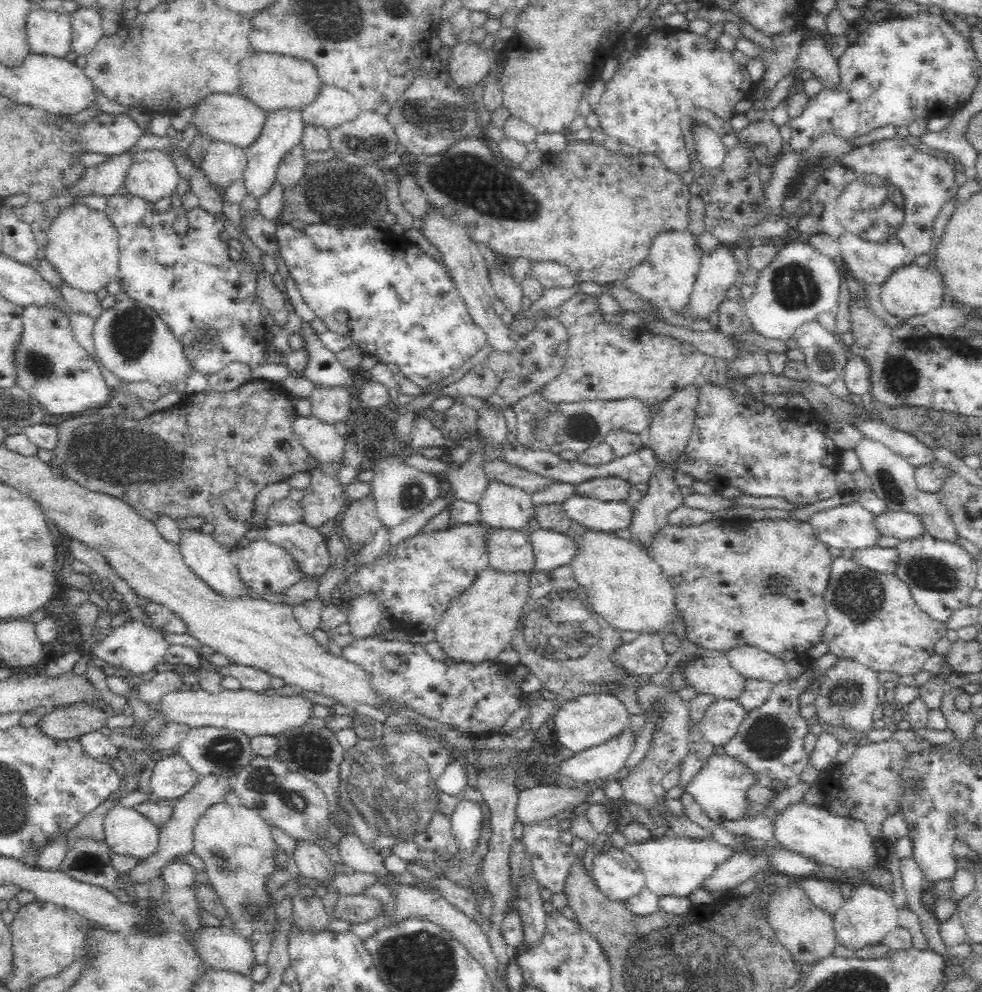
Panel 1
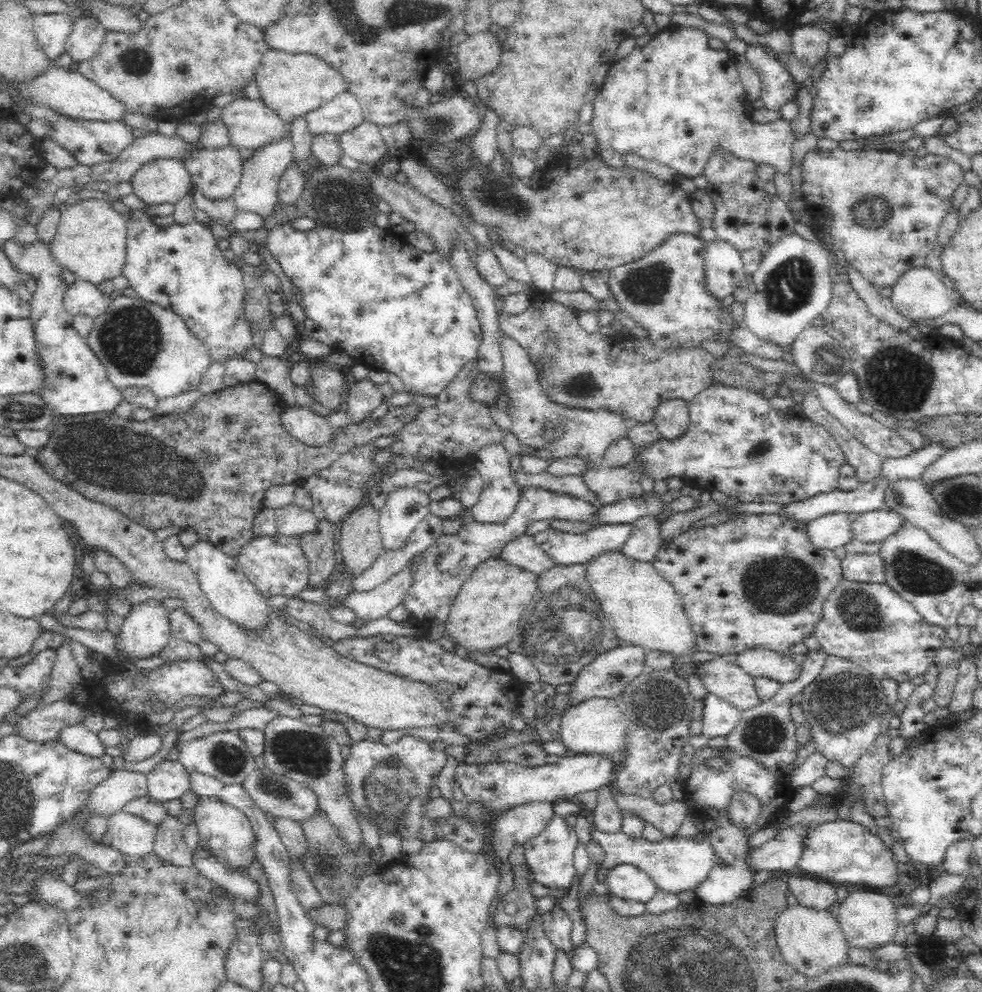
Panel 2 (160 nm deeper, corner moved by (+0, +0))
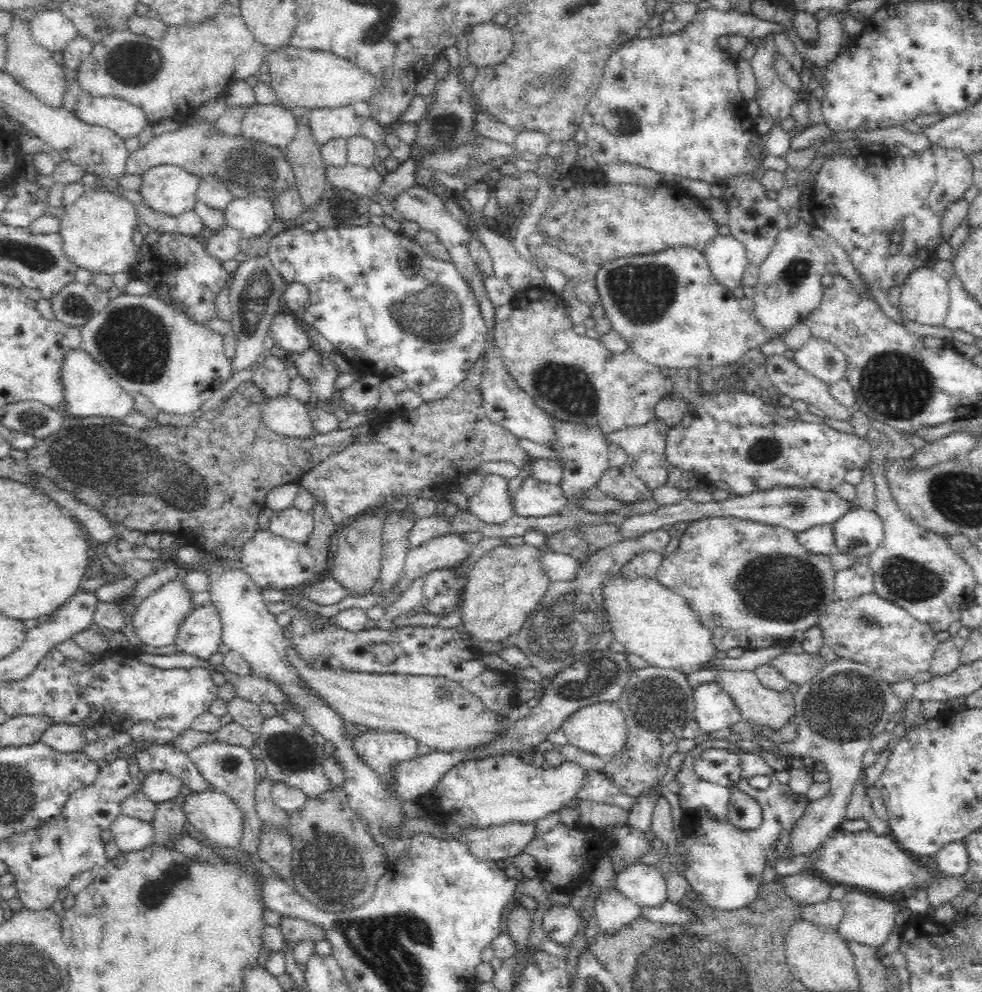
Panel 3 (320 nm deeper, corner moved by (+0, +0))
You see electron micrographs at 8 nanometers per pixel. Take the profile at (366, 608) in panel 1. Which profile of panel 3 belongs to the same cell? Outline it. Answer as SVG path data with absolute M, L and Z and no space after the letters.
M458 532L434 537L417 547L412 547L407 552L395 583L389 589L382 590L375 606L387 609L410 588L414 580L423 578L435 568L453 565L468 558L471 551L471 543L468 543L462 537L462 533Z

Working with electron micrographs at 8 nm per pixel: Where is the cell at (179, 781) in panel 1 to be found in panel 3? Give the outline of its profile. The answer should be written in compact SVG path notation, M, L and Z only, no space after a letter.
M152 771L141 776L143 782L143 794L152 802L164 803L173 800L180 794L183 783L170 772Z

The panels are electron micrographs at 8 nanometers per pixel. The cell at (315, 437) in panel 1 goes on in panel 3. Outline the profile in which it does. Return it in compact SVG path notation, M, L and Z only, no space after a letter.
M288 394L280 398L268 397L262 419L272 431L281 435L300 439L316 435L306 405Z

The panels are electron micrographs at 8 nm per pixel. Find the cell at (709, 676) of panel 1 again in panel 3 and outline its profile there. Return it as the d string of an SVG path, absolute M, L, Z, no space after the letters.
M718 670L713 683L730 697L730 700L738 707L744 721L754 720L767 728L778 731L789 723L790 718L795 716L793 694L787 690L776 692L766 688L759 681L755 671Z

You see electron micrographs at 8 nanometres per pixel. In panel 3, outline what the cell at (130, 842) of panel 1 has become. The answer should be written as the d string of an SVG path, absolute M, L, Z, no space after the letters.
M125 814L118 815L109 826L111 839L121 852L130 853L145 850L153 844L152 823Z

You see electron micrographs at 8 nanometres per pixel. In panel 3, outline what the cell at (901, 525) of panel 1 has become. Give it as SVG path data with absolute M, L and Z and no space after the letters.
M858 506L835 523L836 550L858 558L873 553L884 538L884 522L875 510Z

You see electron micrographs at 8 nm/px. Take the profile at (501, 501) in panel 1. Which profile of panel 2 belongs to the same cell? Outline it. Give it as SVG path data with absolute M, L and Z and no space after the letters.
M492 441L482 446L473 455L474 466L482 477L482 494L476 505L469 508L474 521L486 524L505 522L518 506L521 499L521 490L512 480L510 470L510 454L504 448L502 441Z

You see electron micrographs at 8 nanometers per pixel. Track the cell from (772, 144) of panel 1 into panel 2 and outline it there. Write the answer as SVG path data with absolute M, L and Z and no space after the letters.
M681 27L672 32L660 32L644 47L636 46L626 58L615 60L592 100L593 116L589 123L597 149L614 148L623 157L636 154L655 164L665 164L678 174L696 177L703 174L705 162L716 145L756 164L769 164L776 172L789 173L791 149L796 136L790 121L777 119L767 124L753 121L745 106L747 94L740 81L734 54L728 49L711 50L709 37L700 29Z

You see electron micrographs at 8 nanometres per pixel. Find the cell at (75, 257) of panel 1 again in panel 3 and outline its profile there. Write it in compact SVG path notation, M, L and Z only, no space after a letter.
M86 188L75 202L64 206L59 225L63 256L76 268L110 276L132 269L136 260L133 234L138 226L138 219L134 206L124 197L110 191Z

